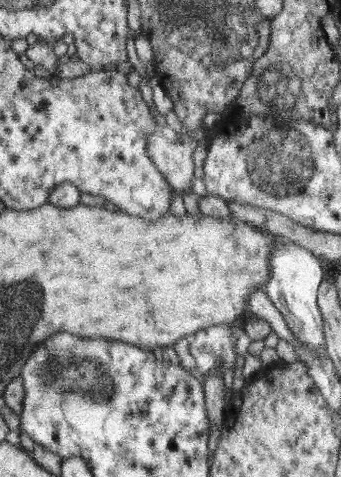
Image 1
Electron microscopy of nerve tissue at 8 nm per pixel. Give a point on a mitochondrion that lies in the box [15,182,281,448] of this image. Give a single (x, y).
(66, 374)

